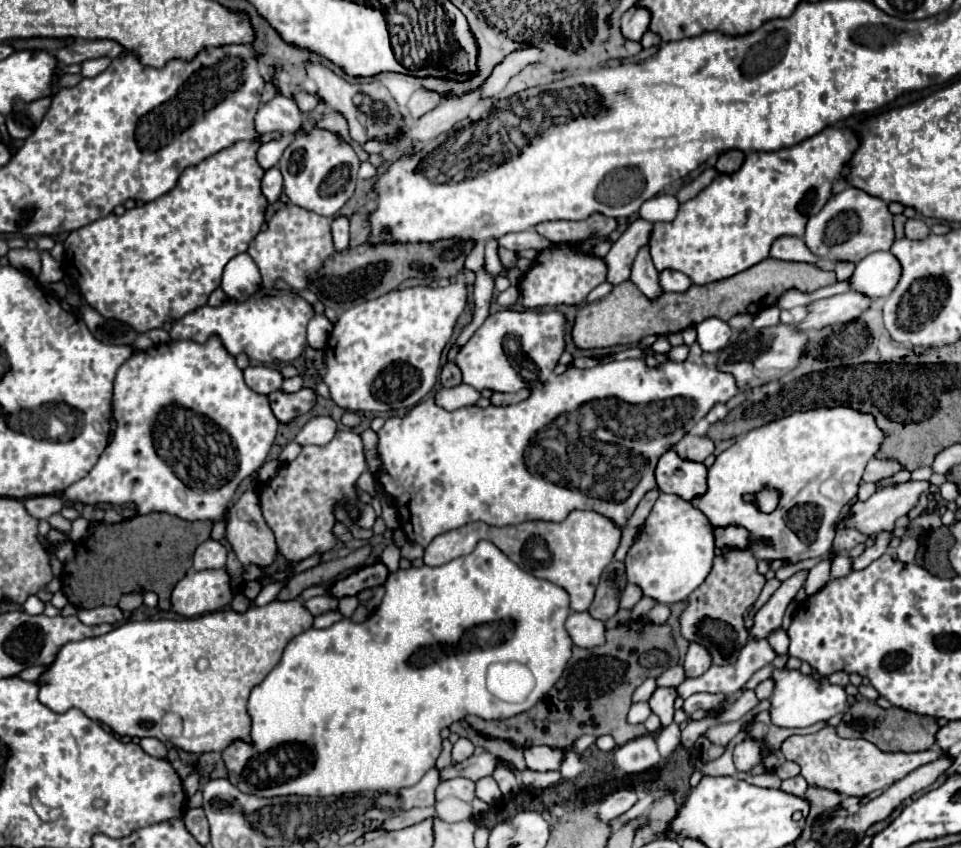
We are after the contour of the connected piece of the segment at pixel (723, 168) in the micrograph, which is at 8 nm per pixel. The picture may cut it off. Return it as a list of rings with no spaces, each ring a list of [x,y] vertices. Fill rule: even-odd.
[[[733,149],[733,151],[721,153],[721,157],[719,157],[715,167],[717,167],[719,173],[735,173],[743,165],[743,161],[745,161],[745,153]]]

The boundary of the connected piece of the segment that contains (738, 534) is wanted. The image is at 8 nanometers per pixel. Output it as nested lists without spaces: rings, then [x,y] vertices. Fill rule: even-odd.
[[[727,527],[727,529],[715,529],[715,545],[717,547],[739,547],[745,549],[749,543],[749,535],[741,527]]]

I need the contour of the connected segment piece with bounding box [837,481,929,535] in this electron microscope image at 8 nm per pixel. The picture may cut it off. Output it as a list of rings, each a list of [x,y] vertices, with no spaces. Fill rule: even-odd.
[[[927,481],[899,483],[897,487],[881,487],[867,501],[851,505],[851,515],[837,523],[837,529],[855,527],[865,535],[877,535],[881,531],[893,531],[895,521],[909,513],[917,505],[919,497],[927,491]]]

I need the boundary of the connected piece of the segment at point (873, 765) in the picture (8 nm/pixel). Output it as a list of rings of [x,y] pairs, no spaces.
[[[825,727],[813,735],[793,735],[783,745],[781,751],[785,759],[795,761],[801,765],[801,775],[807,779],[809,785],[827,787],[839,791],[843,795],[867,795],[877,789],[885,789],[895,781],[903,779],[913,769],[933,761],[935,757],[943,755],[935,751],[921,751],[921,753],[883,753],[873,743],[865,739],[841,739],[837,737],[833,727]]]

